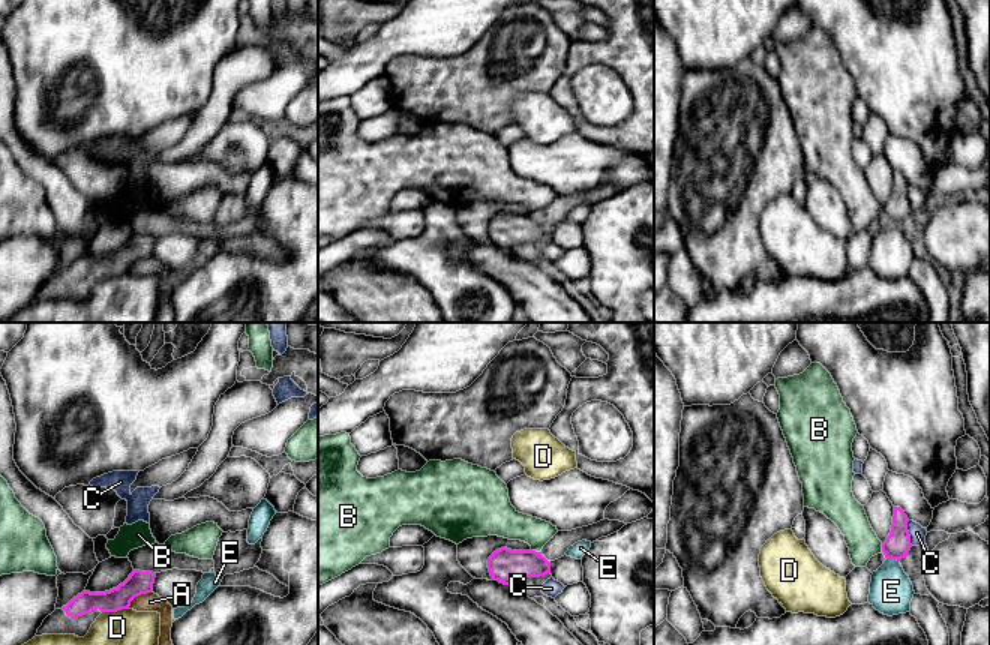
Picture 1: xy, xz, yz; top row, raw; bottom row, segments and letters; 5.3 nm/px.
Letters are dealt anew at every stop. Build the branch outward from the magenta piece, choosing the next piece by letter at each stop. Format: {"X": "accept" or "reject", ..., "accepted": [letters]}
{"A": "reject", "B": "reject", "C": "reject", "D": "reject", "E": "reject", "accepted": []}

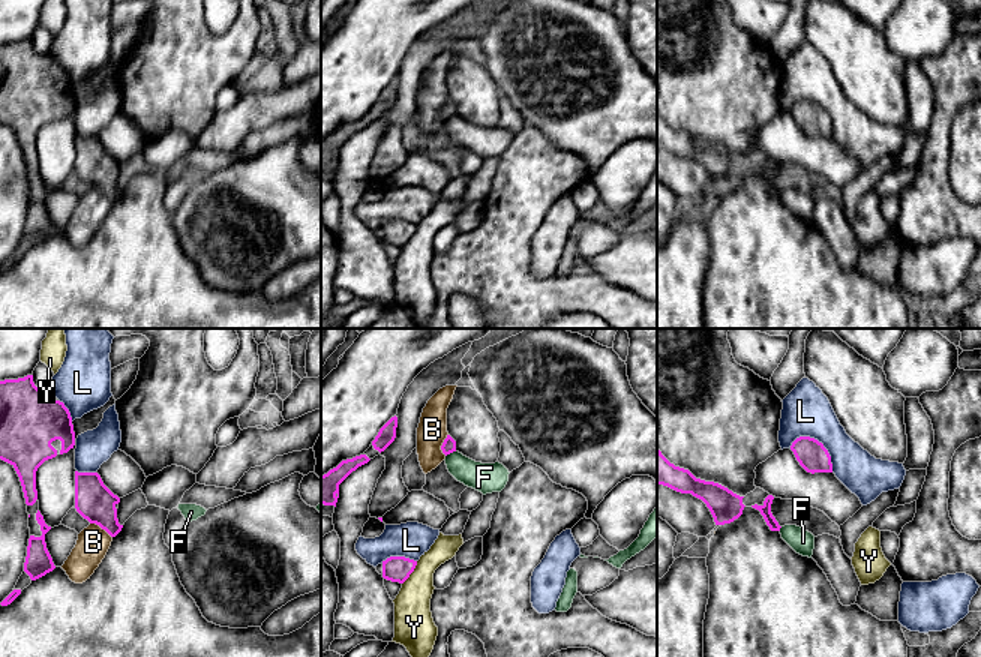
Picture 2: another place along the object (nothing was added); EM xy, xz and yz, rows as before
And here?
{"B": "reject", "F": "reject", "L": "reject", "Y": "reject", "accepted": []}

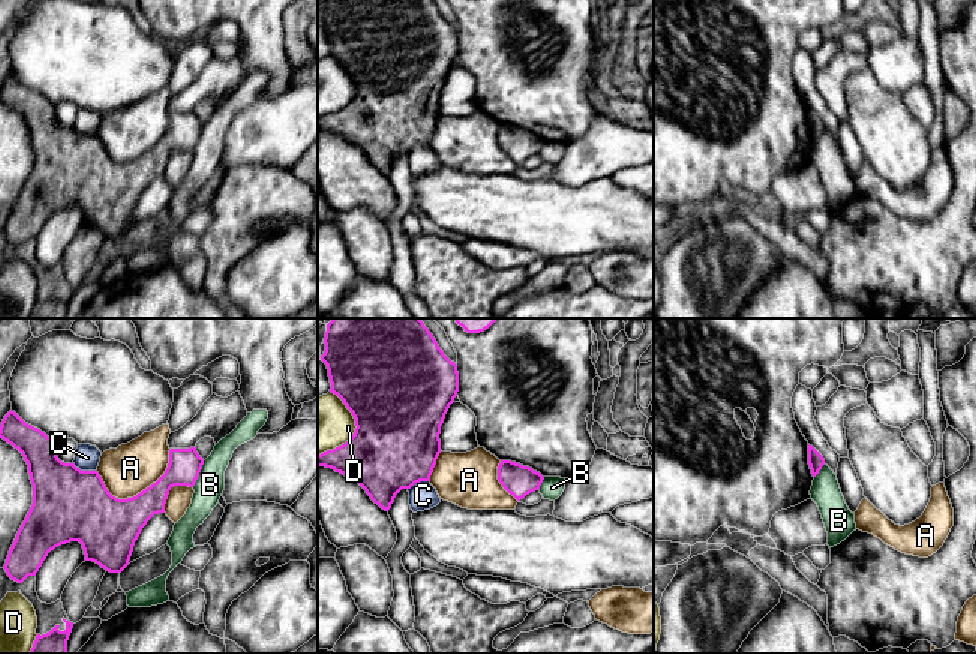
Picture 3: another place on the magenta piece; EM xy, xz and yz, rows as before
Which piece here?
{"A": "reject", "B": "reject", "C": "reject", "D": "reject", "accepted": []}

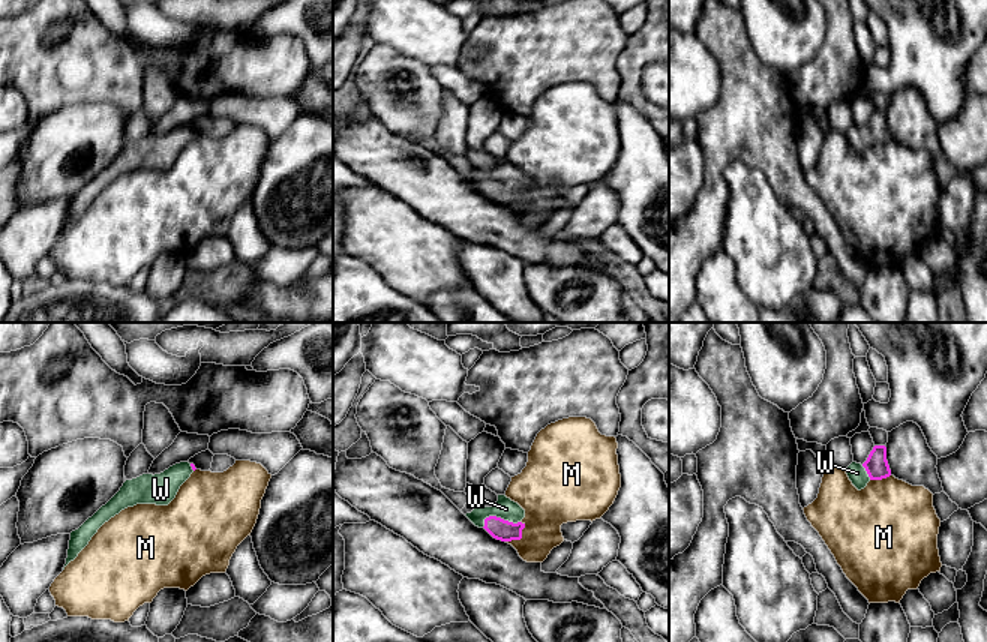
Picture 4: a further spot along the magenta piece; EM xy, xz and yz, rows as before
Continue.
{"M": "reject", "W": "accept", "accepted": ["W"]}

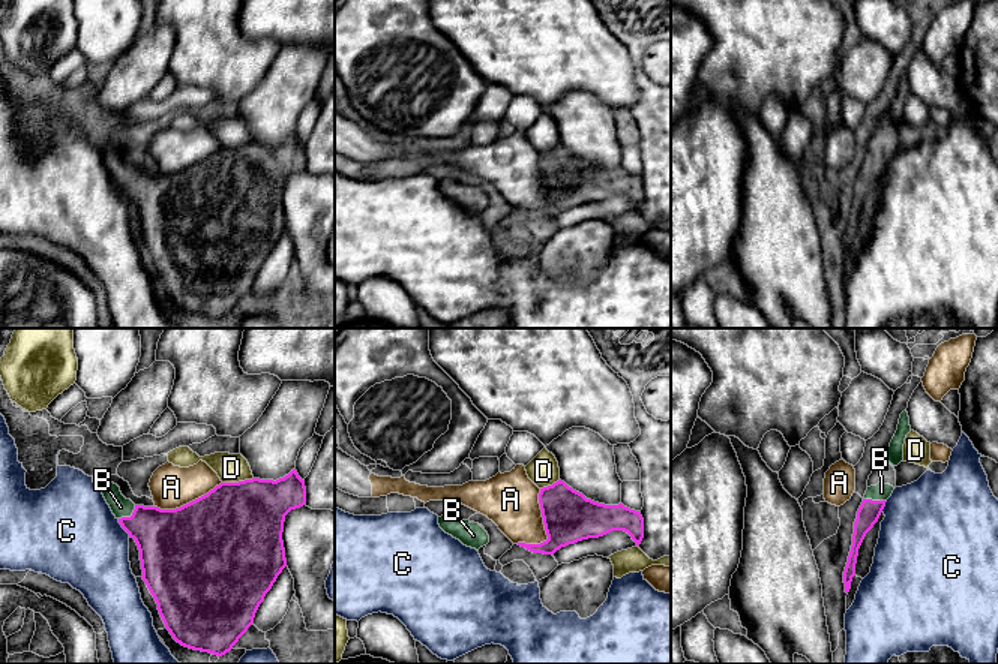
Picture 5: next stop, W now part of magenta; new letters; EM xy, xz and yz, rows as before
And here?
{"A": "reject", "B": "accept", "C": "reject", "D": "reject", "accepted": ["B"]}

